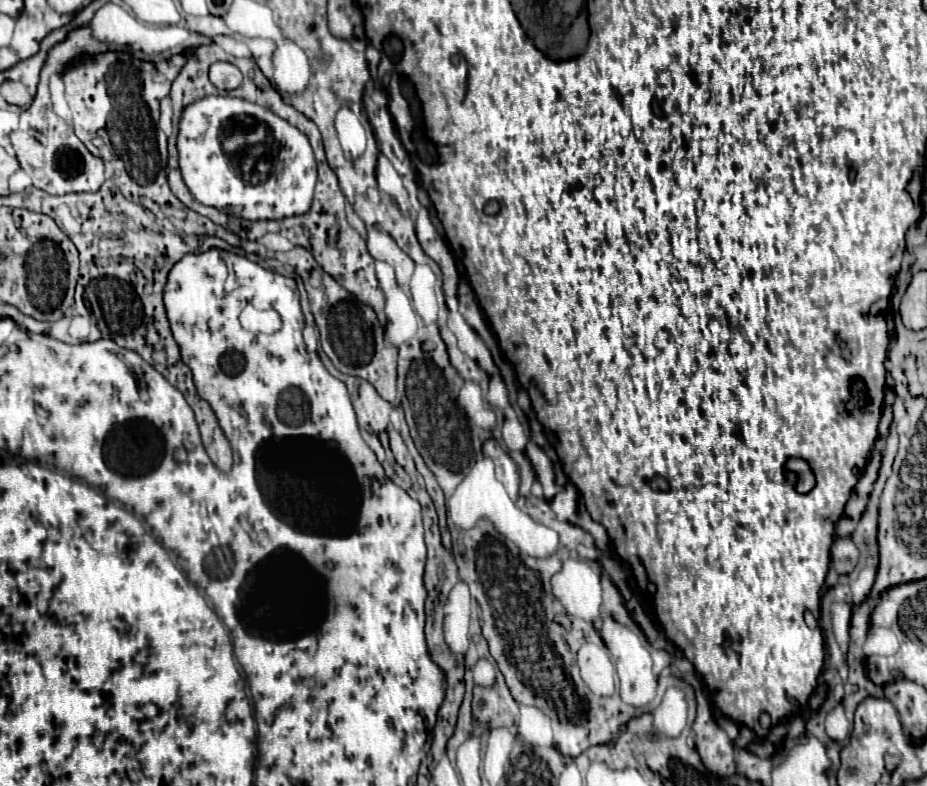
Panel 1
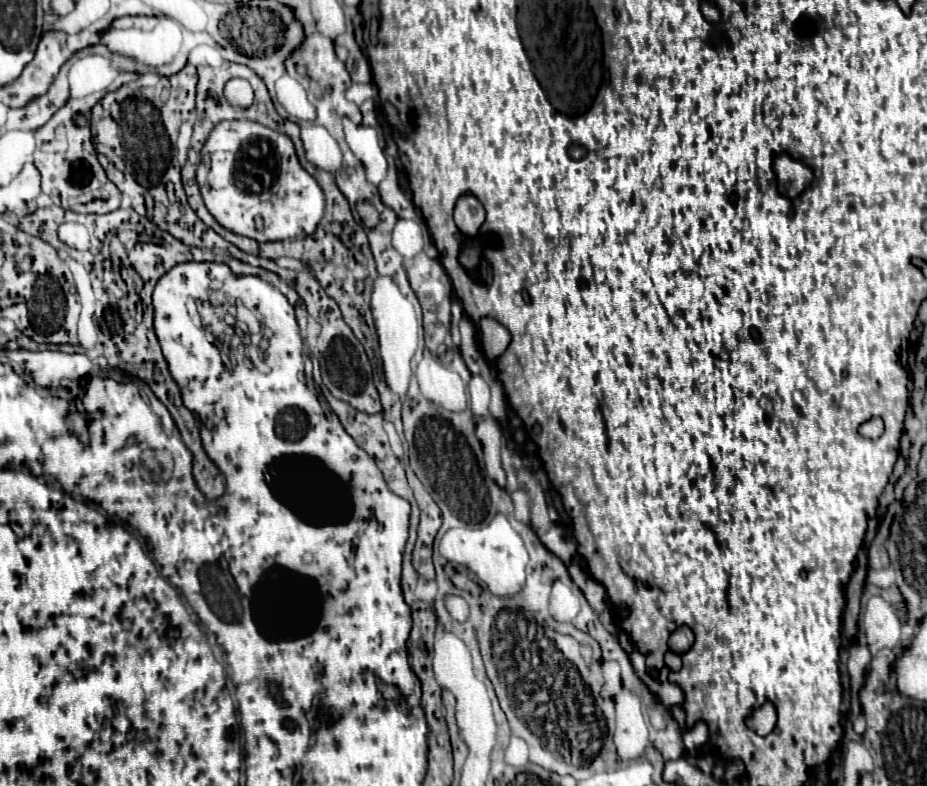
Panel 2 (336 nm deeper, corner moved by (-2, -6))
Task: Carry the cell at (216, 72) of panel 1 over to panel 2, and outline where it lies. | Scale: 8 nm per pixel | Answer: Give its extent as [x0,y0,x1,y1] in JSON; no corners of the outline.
[225,79,253,107]

